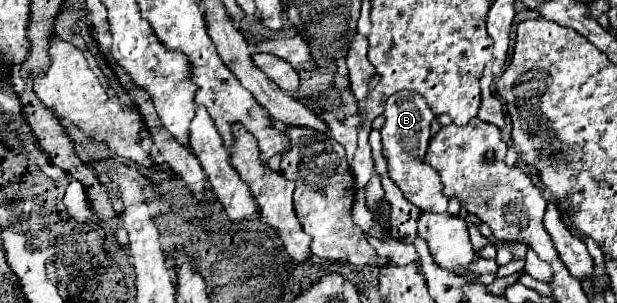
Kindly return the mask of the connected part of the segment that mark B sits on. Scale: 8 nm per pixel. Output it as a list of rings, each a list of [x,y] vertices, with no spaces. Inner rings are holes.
[[[402,90],[398,94],[392,94],[386,100],[386,124],[380,130],[382,134],[382,146],[388,156],[388,170],[390,178],[396,182],[396,186],[402,190],[404,198],[414,204],[416,208],[424,212],[446,212],[448,210],[448,198],[442,194],[442,182],[438,172],[424,162],[428,142],[430,142],[430,122],[434,120],[434,112],[426,104],[426,100],[420,94],[414,94],[410,90]]]

